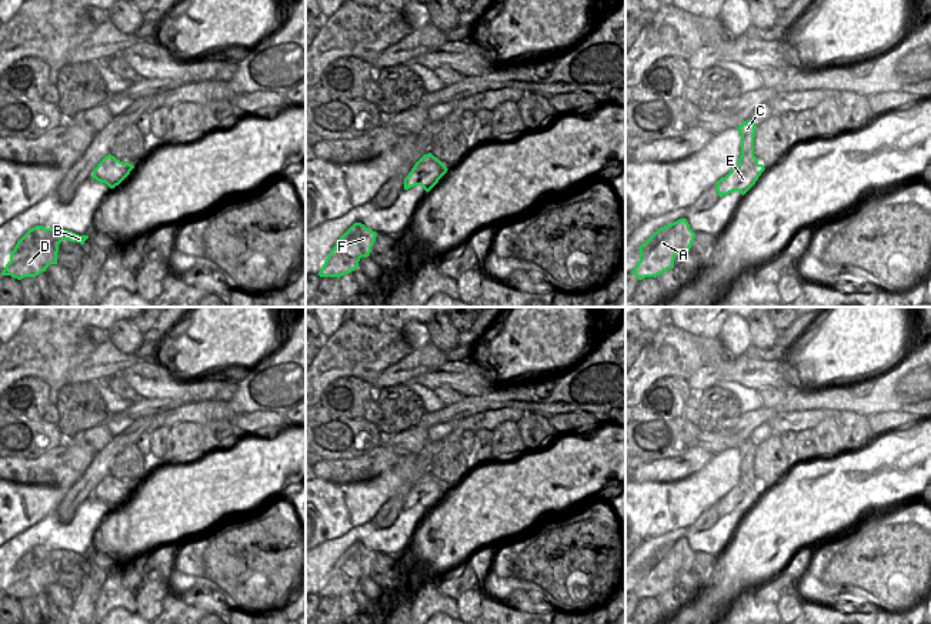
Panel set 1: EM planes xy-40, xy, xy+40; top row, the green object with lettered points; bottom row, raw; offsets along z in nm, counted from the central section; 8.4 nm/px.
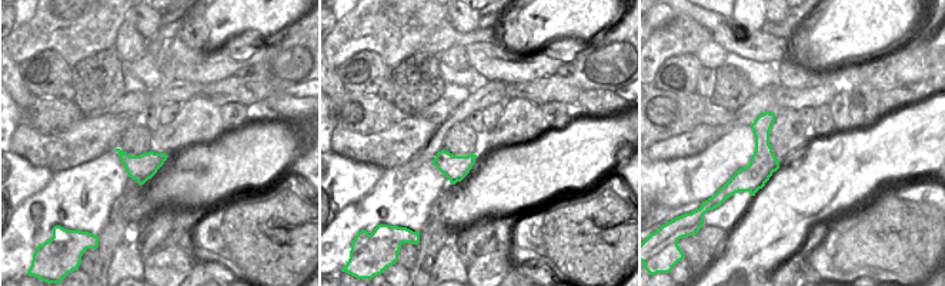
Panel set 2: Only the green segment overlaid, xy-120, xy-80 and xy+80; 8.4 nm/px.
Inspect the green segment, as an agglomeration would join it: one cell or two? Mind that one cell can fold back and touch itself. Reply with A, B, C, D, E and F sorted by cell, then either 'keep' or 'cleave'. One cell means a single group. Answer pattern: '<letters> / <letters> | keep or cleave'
A B D E F / C | cleave

